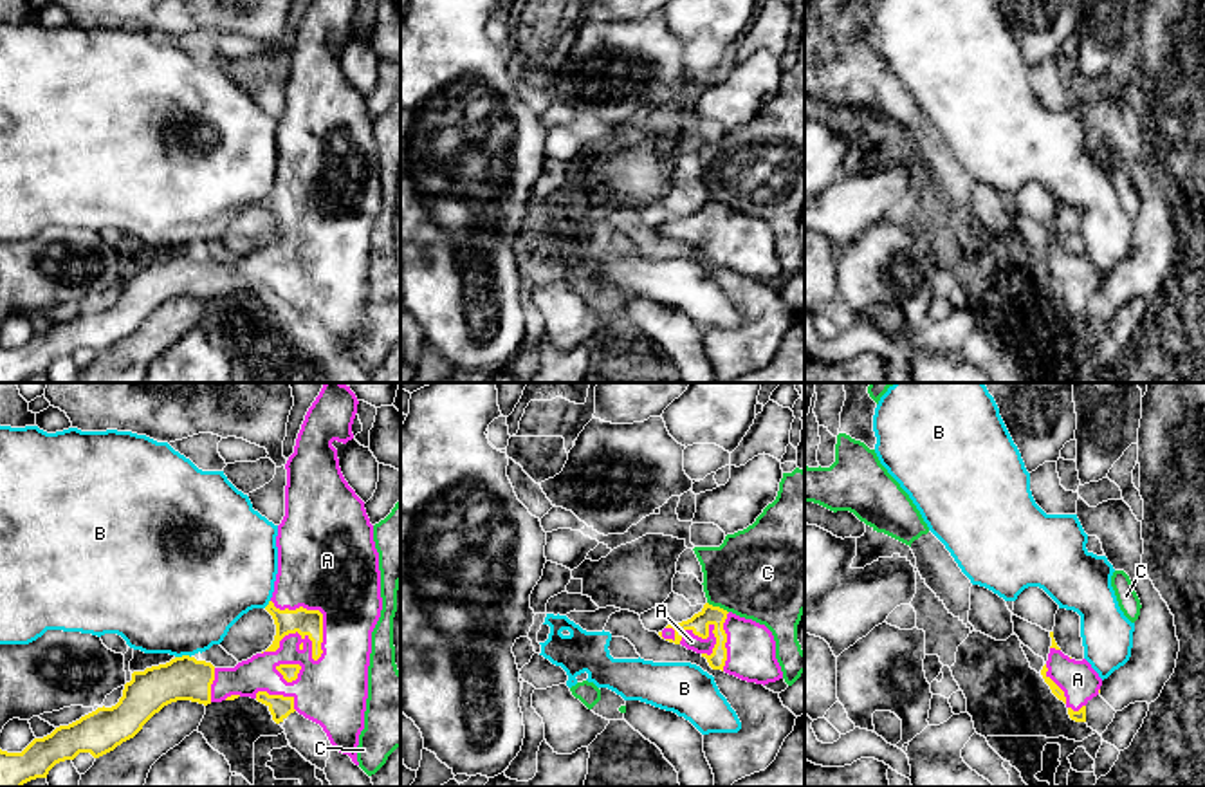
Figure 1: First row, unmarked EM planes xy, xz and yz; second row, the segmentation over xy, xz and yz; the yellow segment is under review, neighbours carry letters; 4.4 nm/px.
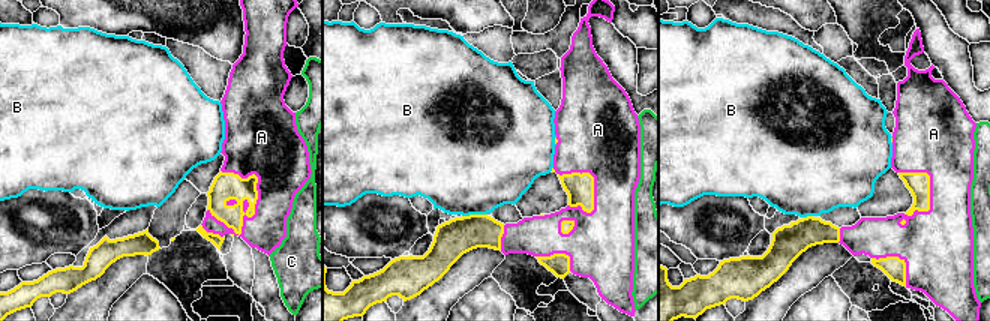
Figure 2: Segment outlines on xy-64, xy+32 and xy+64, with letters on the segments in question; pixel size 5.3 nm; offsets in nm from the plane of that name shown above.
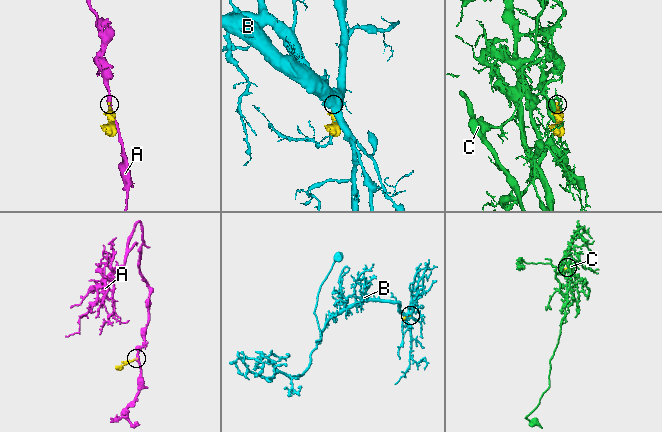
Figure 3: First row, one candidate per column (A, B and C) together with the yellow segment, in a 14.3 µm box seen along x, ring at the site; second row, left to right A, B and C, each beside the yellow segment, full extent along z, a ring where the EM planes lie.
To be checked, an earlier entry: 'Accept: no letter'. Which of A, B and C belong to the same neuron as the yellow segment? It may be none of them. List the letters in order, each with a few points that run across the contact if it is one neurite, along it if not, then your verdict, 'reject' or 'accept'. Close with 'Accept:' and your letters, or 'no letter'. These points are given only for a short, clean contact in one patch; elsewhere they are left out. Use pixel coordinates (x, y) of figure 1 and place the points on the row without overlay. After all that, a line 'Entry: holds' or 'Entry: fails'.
A: accept
B: reject
C: reject
Accept: A
Entry: fails

